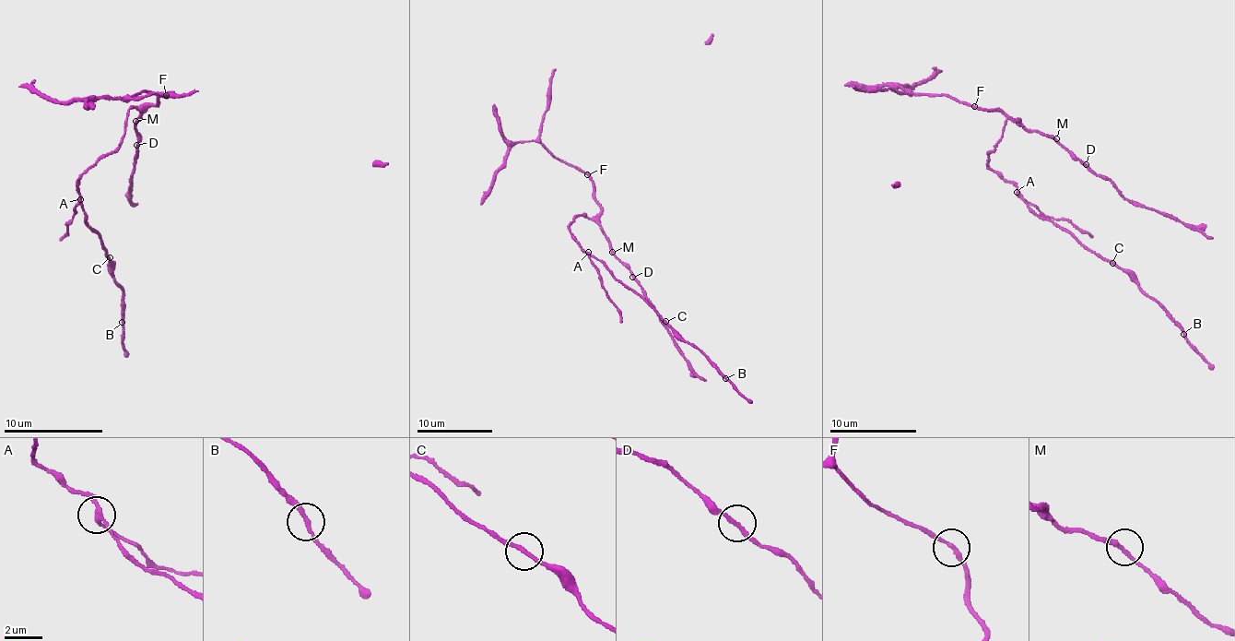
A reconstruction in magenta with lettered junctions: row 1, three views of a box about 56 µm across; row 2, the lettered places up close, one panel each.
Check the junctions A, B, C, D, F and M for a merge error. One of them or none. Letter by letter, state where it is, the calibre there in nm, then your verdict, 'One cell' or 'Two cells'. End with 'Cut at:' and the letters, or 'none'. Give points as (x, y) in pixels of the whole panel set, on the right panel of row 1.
A: Place: (1017, 192). Thickness 170 nm. Two cells
B: Place: (1183, 334). Thickness 190 nm. One cell
C: Place: (1112, 263). Thickness 200 nm. One cell
D: Place: (1086, 164). Thickness 200 nm. One cell
F: Place: (974, 106). Thickness 200 nm. One cell
M: Place: (1056, 138). Thickness 200 nm. One cell
Cut at: A

